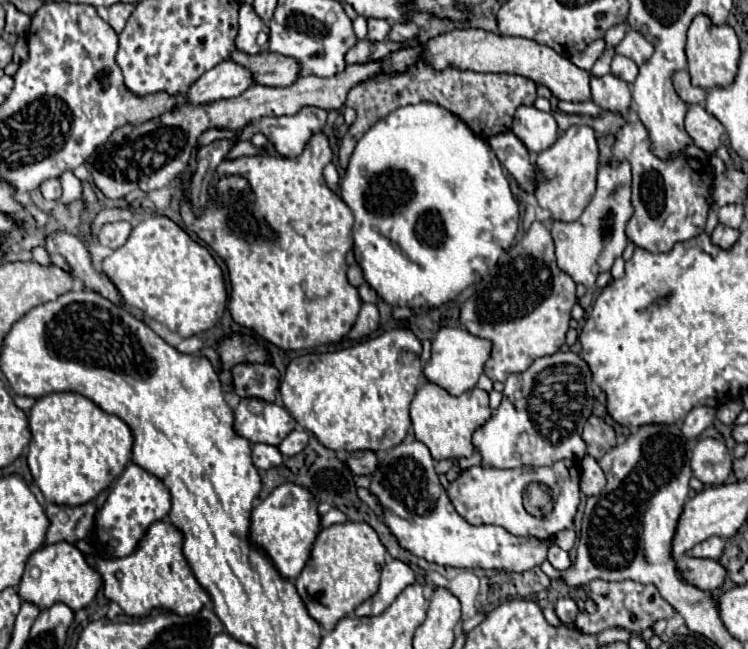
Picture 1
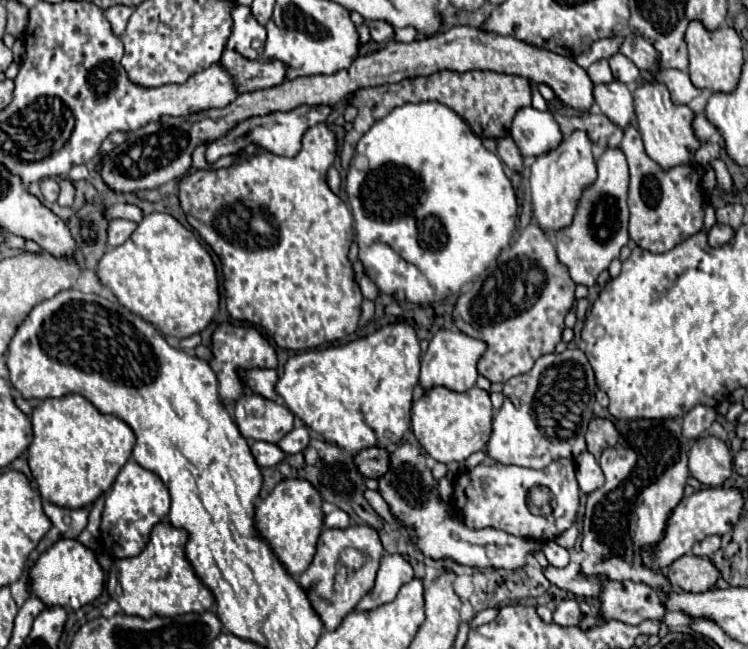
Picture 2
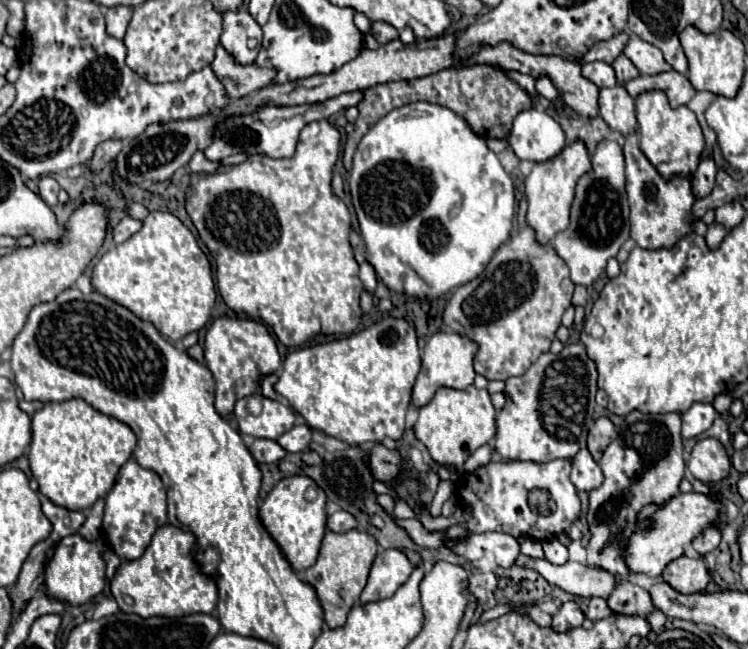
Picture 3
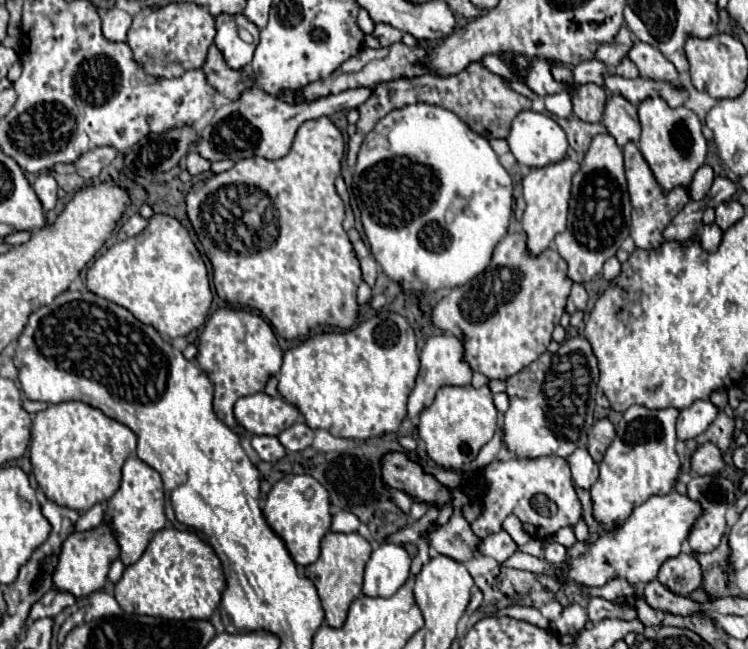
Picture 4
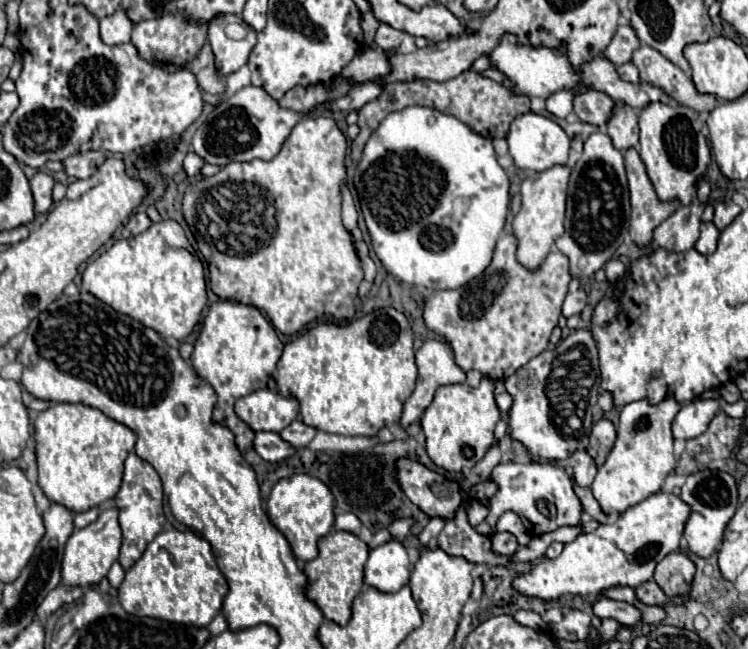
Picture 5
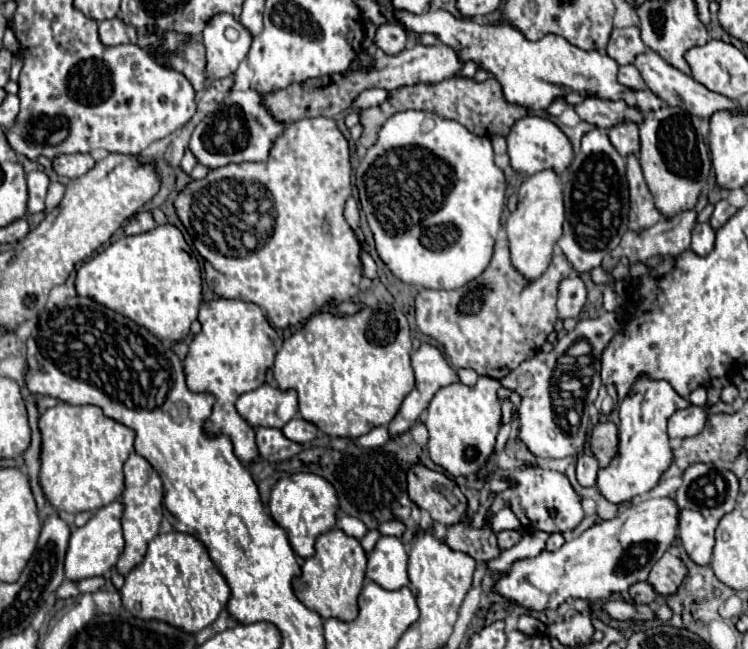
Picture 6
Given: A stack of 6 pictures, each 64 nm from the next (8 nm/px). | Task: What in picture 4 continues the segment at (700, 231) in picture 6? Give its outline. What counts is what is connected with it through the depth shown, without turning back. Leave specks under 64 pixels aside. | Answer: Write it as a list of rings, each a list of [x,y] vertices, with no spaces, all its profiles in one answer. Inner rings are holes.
[[[706,224],[706,226],[704,226],[704,234],[700,236],[702,248],[708,250],[708,252],[716,252],[716,248],[718,248],[720,242],[722,242],[722,234],[724,234],[724,232],[720,230],[718,224]]]

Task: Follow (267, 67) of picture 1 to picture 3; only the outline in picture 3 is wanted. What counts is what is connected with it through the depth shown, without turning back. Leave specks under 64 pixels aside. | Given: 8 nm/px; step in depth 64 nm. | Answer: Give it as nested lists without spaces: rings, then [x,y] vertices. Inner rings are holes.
[[[222,46],[216,48],[216,60],[212,62],[212,70],[216,72],[216,76],[220,76],[220,80],[224,80],[224,86],[228,88],[228,96],[232,100],[250,96],[252,92],[270,86],[276,78],[274,68],[238,64],[232,54],[228,54]]]

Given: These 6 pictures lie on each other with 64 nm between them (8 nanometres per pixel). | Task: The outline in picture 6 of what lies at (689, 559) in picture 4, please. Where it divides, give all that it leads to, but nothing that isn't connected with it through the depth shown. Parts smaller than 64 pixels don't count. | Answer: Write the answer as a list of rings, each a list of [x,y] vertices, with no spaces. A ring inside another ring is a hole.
[[[666,552],[652,568],[648,582],[654,586],[654,590],[660,596],[672,596],[678,592],[680,584],[684,582],[684,578],[688,576],[688,568],[682,562],[680,556],[674,556],[670,552]]]

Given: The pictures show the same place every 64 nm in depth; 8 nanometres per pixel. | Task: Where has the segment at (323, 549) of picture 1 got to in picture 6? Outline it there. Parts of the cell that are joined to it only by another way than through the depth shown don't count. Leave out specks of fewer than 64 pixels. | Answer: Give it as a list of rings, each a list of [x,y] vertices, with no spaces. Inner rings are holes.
[[[332,528],[326,534],[320,534],[316,540],[316,554],[306,558],[302,566],[302,576],[294,580],[294,592],[302,604],[310,610],[316,610],[324,620],[338,618],[350,622],[356,618],[356,600],[364,586],[366,570],[366,552],[354,536],[344,534],[338,528]]]

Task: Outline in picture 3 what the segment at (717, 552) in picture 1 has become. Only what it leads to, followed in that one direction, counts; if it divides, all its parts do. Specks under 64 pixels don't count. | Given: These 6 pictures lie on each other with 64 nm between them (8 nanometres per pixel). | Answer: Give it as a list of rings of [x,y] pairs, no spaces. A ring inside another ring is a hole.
[[[708,528],[708,532],[702,532],[702,534],[692,542],[694,550],[696,550],[700,556],[712,552],[714,548],[718,548],[718,544],[720,544],[720,530],[716,530],[716,528]]]

